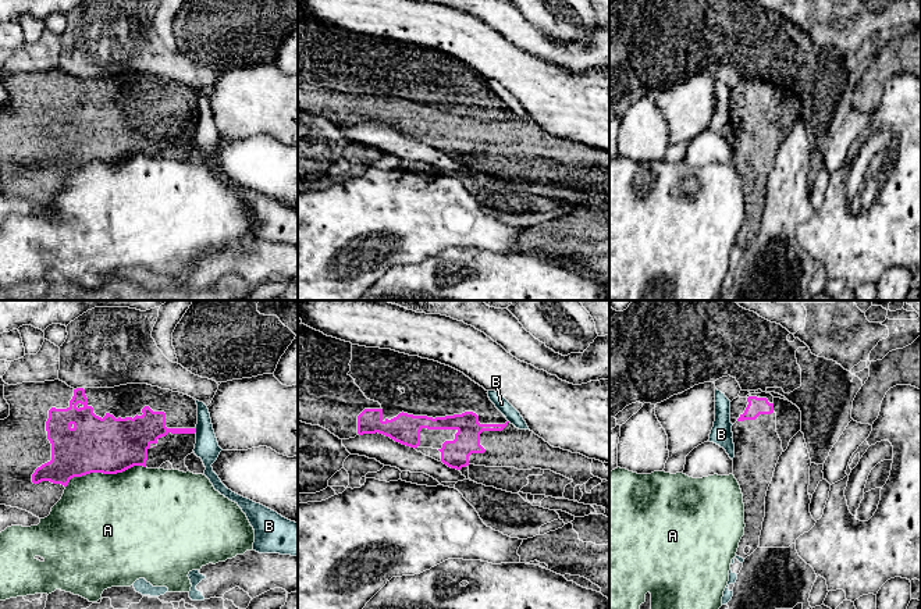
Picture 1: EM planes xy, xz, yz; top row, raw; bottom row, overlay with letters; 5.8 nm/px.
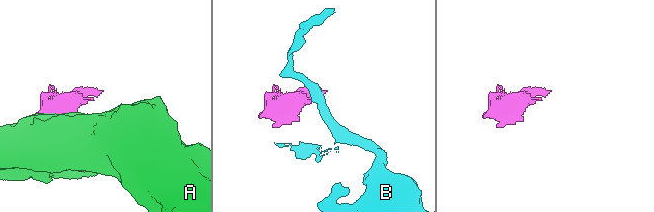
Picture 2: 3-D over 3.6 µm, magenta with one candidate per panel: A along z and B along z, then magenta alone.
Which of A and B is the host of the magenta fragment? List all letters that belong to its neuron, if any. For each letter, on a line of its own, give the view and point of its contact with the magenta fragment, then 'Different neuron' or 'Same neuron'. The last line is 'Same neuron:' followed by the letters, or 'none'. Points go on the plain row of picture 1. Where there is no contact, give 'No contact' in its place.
A: Touches magenta at xy (103, 161). Different neuron
B: Touches magenta at xy (195, 120). Different neuron
Same neuron: none

